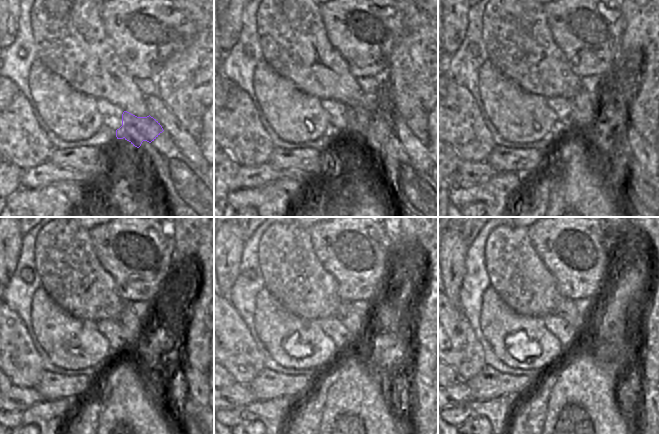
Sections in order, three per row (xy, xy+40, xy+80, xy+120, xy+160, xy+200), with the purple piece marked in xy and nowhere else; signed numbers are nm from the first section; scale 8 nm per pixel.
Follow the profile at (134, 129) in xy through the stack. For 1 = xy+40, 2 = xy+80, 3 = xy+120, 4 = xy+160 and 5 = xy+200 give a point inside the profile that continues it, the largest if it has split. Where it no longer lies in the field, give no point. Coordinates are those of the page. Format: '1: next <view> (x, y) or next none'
1: next xy+40 (374, 127)
2: next xy+80 (584, 106)
3: next xy+120 (131, 326)
4: next xy+160 (346, 314)
5: next xy+200 (566, 309)

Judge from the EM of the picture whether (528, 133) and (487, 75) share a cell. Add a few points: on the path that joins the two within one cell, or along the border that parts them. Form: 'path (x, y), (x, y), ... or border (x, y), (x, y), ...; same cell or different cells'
path (521, 119), (505, 103), (495, 89); same cell

